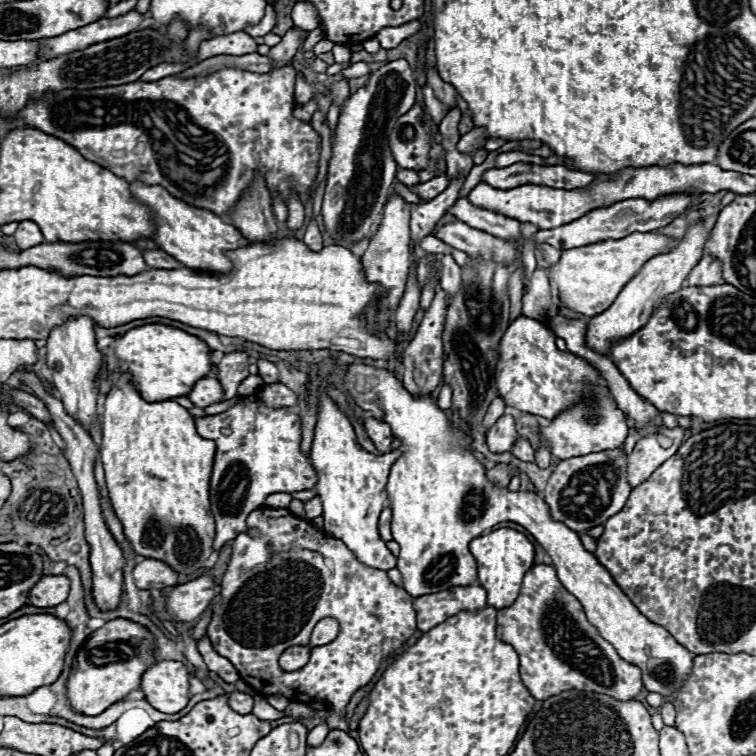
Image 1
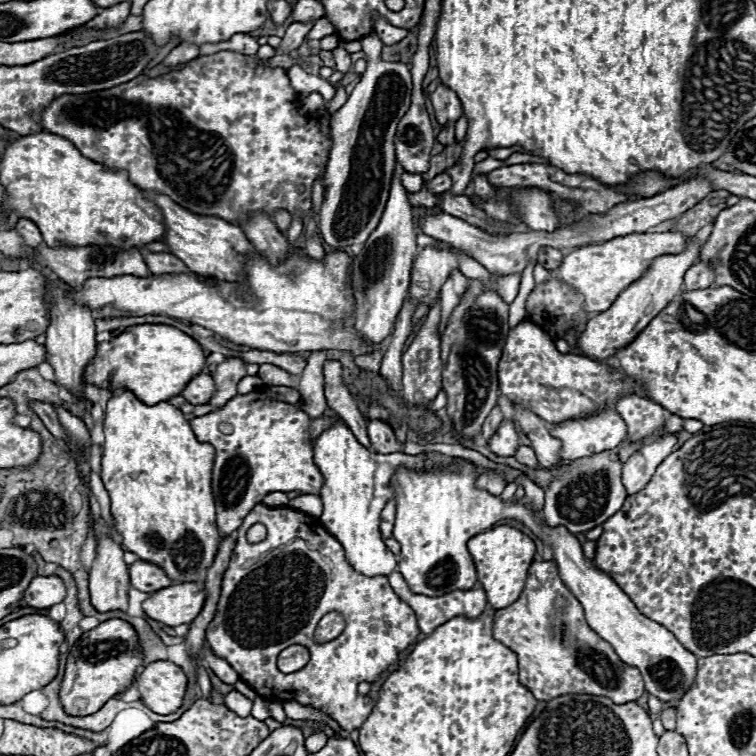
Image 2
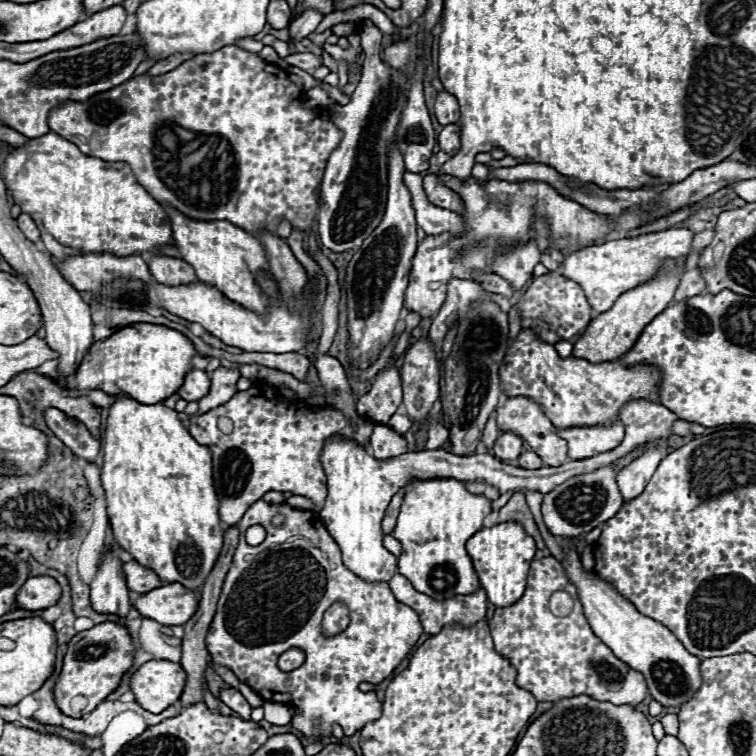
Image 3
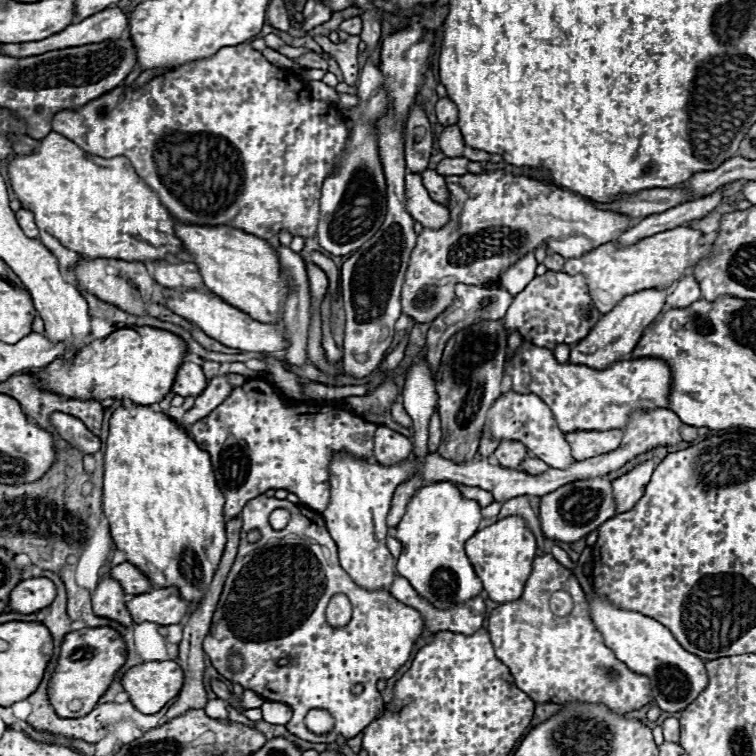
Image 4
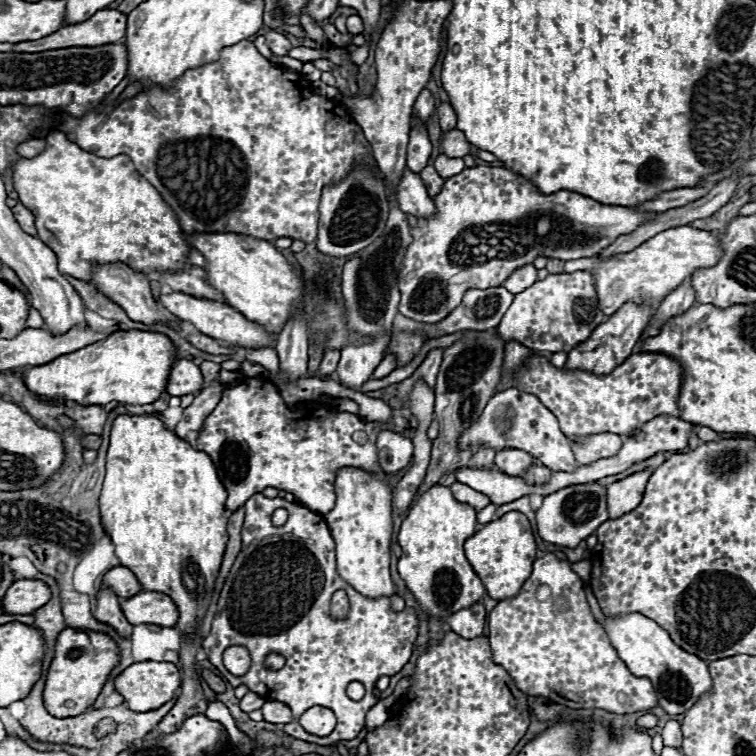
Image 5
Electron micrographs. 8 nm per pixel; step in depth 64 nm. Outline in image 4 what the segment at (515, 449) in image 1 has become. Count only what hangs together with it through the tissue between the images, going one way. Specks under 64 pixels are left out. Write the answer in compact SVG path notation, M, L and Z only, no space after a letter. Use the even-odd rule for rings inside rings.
M528 456L528 458L524 458L524 462L520 464L520 470L524 470L524 472L528 472L528 474L540 474L540 472L544 472L544 470L548 470L550 466L546 464L546 462L540 462L540 458L536 458L536 456Z

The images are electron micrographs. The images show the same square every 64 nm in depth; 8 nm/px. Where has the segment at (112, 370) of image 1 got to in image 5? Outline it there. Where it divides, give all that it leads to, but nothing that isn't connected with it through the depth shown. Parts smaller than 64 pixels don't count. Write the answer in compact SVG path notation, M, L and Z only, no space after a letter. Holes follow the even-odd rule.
M144 330L112 332L106 340L88 344L82 350L68 354L68 358L56 358L44 366L36 366L30 370L16 370L14 374L22 376L26 386L40 396L72 400L84 406L90 404L104 406L114 400L122 404L144 406L156 402L164 392L170 392L172 396L196 394L202 390L204 384L202 372L192 360L184 360L184 358L176 360L176 346L166 334L144 332Z

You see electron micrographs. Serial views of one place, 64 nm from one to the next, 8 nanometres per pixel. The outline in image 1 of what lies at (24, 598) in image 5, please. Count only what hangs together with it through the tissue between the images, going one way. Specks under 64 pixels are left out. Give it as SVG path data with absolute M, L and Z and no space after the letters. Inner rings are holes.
M44 576L30 590L28 604L38 608L52 608L66 602L70 592L70 578L66 576Z

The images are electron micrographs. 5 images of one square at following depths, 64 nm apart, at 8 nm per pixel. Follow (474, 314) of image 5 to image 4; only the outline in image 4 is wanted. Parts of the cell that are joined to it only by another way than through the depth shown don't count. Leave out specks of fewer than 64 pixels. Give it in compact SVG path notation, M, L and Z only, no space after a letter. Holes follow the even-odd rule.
M460 284L454 290L456 294L456 302L452 306L448 306L448 310L444 310L444 314L440 314L436 320L432 320L432 326L428 330L426 336L426 346L428 346L428 362L432 372L440 366L440 356L442 356L442 348L446 344L446 340L456 332L462 330L464 326L480 320L498 320L504 318L508 306L512 304L512 294L508 294L506 290L498 290L498 288L480 288L480 286L468 286L468 284Z

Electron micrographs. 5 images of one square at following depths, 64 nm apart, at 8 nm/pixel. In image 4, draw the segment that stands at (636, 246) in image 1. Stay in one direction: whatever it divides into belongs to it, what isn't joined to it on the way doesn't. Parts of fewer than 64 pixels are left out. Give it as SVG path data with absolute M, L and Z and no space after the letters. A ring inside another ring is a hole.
M678 226L672 230L642 238L640 242L632 246L620 246L616 240L612 240L604 246L598 246L596 250L590 250L588 254L582 254L580 258L568 258L562 272L570 276L582 274L588 280L588 290L592 296L608 294L608 302L594 302L598 312L606 314L628 294L634 294L646 288L668 288L672 286L672 282L680 280L688 266L700 262L710 252L710 244L698 246L700 236L702 232L694 228Z

